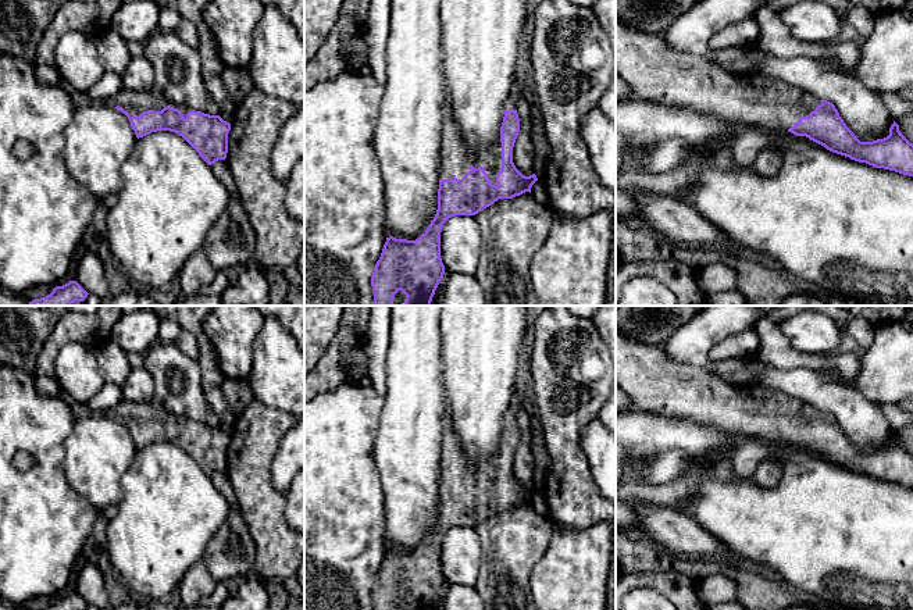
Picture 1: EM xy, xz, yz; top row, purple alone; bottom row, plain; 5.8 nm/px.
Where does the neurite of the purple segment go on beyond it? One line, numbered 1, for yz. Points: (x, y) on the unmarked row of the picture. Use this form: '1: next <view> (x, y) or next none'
1: next yz (652, 381)

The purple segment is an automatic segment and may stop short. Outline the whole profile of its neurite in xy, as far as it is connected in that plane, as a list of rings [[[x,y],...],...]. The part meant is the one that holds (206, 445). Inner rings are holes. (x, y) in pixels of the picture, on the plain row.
[[[126,399],[115,406],[111,415],[128,428],[138,450],[170,442],[182,447],[208,477],[227,470],[231,435],[220,427],[193,421],[185,428],[151,402],[135,403]]]

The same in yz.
[[[616,333],[616,385],[639,409],[691,418],[727,432],[782,440],[875,479],[913,488],[913,454],[894,432],[889,446],[860,453],[835,417],[759,384],[730,385],[706,367],[670,360],[661,347]]]

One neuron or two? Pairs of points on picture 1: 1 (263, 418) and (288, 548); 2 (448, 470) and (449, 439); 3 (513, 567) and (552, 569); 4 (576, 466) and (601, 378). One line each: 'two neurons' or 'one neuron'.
1: one neuron
2: one neuron
3: two neurons
4: one neuron

